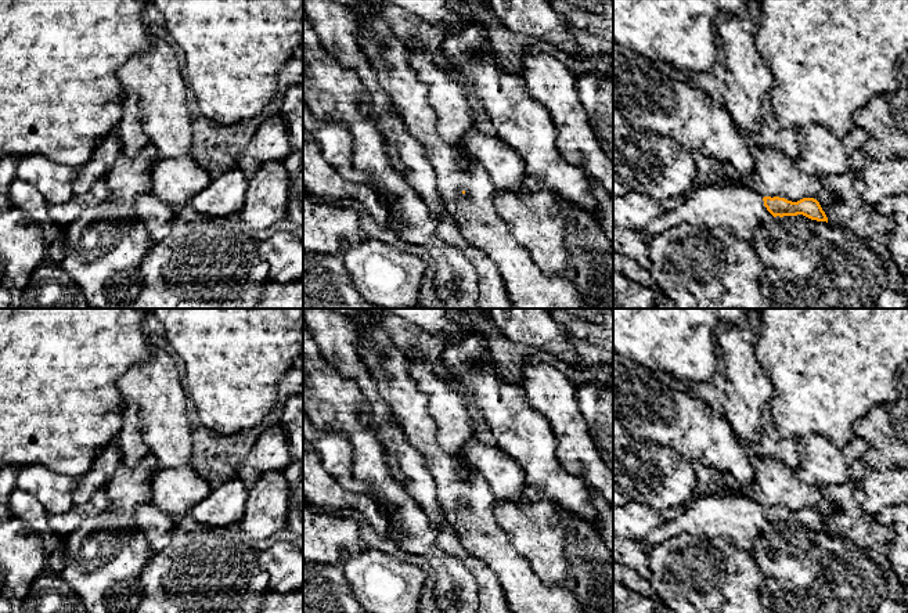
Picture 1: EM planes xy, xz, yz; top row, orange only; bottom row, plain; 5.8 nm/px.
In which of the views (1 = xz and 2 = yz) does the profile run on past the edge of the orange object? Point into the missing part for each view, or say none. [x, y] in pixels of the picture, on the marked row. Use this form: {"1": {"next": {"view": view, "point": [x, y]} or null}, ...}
{"1": {"next": null}, "2": {"next": {"view": "yz", "point": [738, 209]}}}

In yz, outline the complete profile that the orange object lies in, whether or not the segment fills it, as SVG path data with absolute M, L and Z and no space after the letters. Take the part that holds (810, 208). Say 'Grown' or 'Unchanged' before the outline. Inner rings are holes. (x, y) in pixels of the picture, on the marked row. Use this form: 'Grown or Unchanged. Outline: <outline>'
Grown. Outline: M699 184L692 194L684 196L680 206L663 210L649 226L637 232L648 239L681 224L700 230L721 227L750 242L757 226L768 224L777 216L797 214L828 223L825 212L814 198L792 202L779 196L763 198L747 185Z

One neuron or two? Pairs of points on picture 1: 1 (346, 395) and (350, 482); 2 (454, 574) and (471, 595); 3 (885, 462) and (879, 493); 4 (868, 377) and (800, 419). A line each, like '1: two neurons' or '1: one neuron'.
1: two neurons
2: one neuron
3: two neurons
4: one neuron

